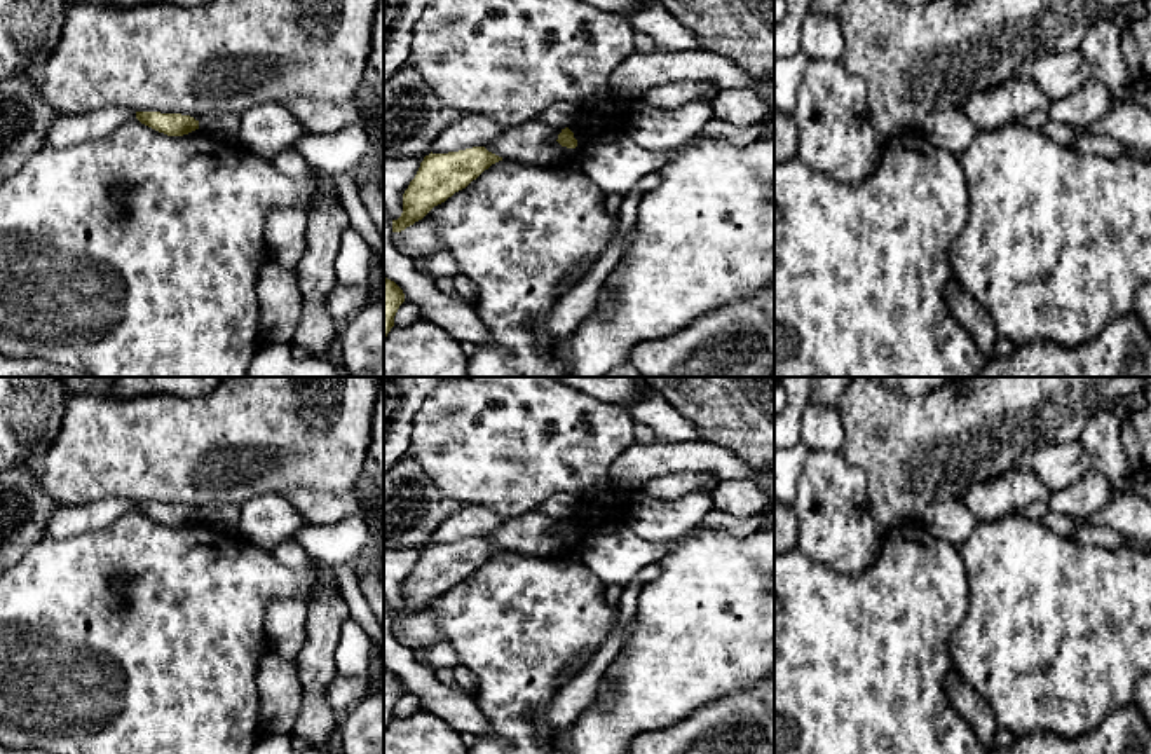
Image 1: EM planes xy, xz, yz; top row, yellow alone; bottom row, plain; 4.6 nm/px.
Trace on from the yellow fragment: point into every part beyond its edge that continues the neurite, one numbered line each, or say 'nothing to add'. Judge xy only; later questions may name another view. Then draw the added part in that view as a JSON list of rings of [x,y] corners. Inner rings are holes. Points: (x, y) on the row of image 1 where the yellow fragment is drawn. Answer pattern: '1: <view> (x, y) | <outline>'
1: xy (227, 126) | [[[221,117],[211,120],[201,120],[199,129],[225,136],[227,140],[239,141],[241,117]]]

